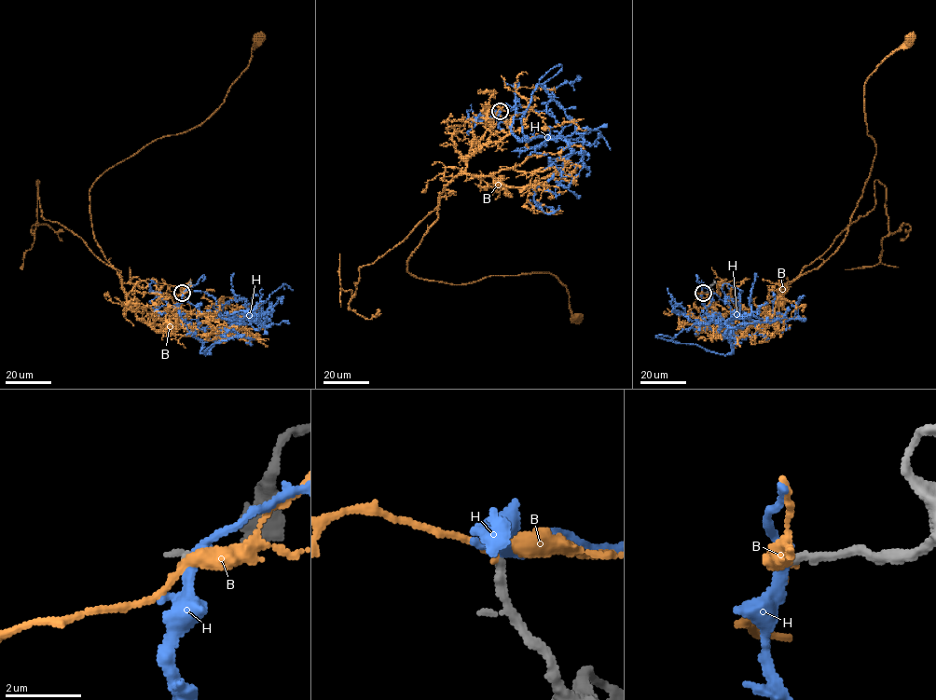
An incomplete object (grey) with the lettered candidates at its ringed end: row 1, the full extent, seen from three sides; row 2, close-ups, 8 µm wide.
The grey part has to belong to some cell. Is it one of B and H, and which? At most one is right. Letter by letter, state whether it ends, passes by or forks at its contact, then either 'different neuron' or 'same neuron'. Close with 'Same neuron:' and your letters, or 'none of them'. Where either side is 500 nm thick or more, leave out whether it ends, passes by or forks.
B: it passes by; different neuron
H: it passes by; same neuron
Same neuron: H

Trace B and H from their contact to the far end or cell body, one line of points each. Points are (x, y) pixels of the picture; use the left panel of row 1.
B: (182, 293), (158, 299), (151, 324), (137, 317), (95, 240), (89, 189), (156, 140), (200, 125), (261, 38)
H: (183, 293), (178, 316), (205, 352), (234, 324), (253, 316), (217, 322), (222, 306), (234, 295)

